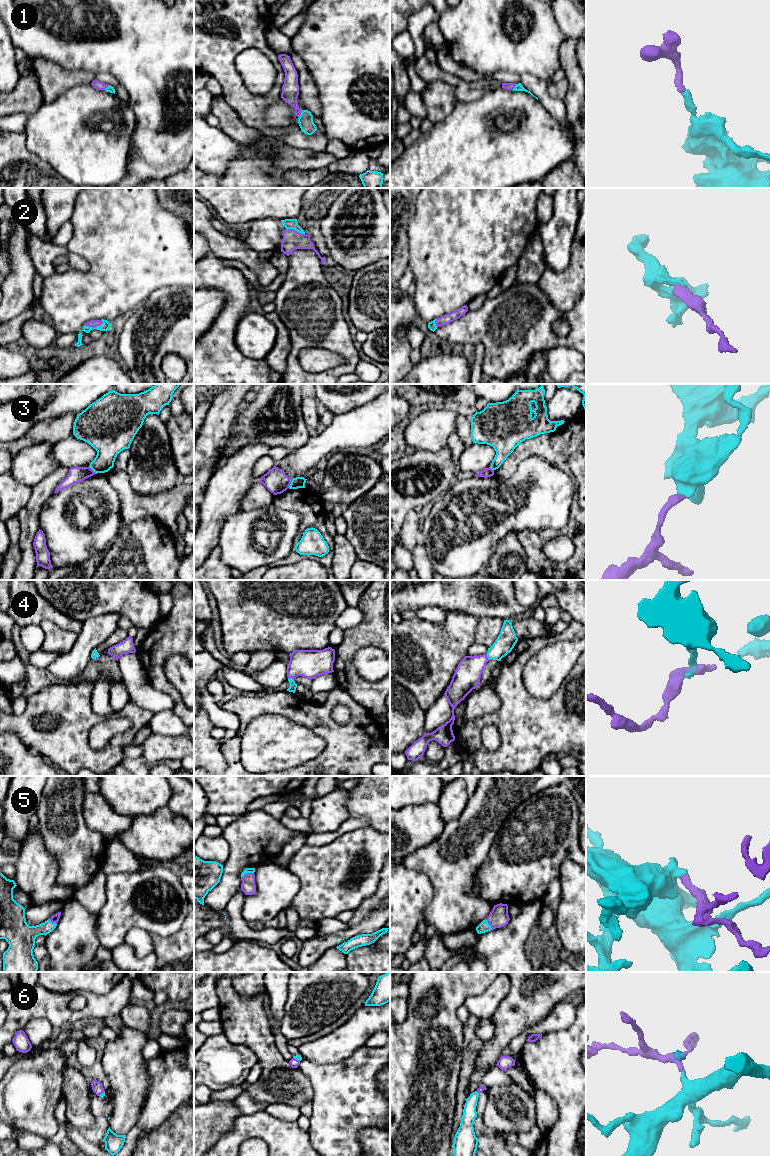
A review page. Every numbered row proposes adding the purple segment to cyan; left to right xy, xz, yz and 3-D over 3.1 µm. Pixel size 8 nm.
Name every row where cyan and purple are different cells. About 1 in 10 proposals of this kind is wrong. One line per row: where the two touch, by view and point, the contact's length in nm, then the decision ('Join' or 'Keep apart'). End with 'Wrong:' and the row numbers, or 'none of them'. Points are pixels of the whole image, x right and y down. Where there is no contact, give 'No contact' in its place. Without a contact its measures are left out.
1: Touches cyan at xz (301, 114). Shared border 80 nm. Join
2: Touches cyan at xy (95, 327). Shared border 160 nm. Join
3: Touches cyan at xz (291, 483). Shared border 80 nm. Keep apart
4: Touches cyan at xz (291, 678). Shared border 50 nm. Join
5: Touches cyan at xz (247, 872). Shared border 110 nm. Join
6: Touches cyan at xz (297, 1059). Shared border 70 nm. Join
Wrong: 3

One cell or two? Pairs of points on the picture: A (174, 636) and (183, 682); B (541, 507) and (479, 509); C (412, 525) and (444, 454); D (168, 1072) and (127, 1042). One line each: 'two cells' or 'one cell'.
A: two cells
B: one cell
C: two cells
D: two cells

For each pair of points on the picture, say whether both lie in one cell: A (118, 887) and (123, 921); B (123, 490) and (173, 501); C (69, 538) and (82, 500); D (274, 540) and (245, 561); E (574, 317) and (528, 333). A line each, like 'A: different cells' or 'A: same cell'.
A: same cell
B: same cell
C: same cell
D: same cell
E: same cell

